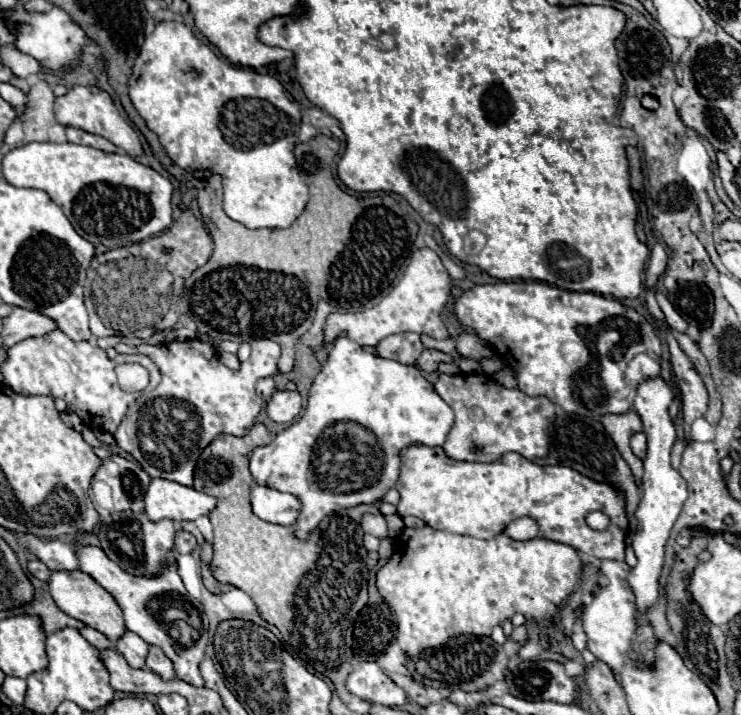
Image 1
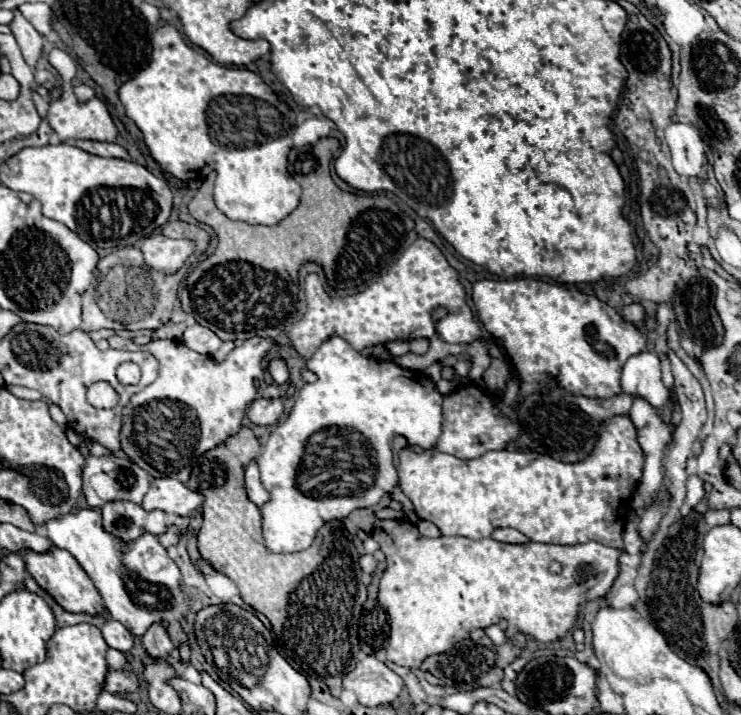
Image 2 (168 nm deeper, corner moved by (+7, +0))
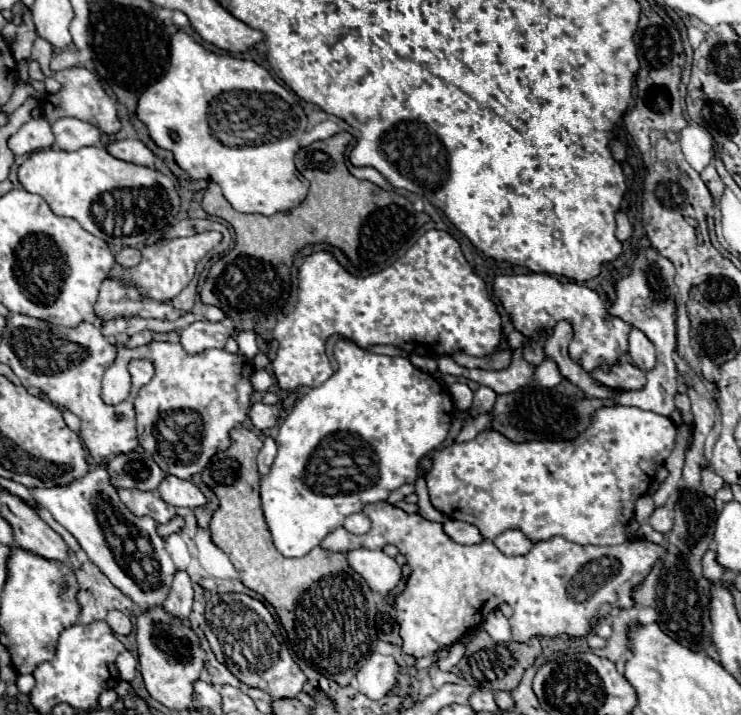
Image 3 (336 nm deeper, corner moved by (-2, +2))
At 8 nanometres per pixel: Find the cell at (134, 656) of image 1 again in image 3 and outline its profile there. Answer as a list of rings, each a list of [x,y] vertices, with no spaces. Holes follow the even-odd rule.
[[[111,610],[105,620],[107,620],[107,624],[113,628],[113,632],[119,634],[119,636],[129,636],[131,630],[133,630],[131,618],[129,618],[127,614],[119,612],[119,610]]]

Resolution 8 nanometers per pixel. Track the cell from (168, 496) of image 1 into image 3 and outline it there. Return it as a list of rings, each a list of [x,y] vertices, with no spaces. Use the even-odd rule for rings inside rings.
[[[165,476],[163,482],[157,488],[159,496],[171,504],[171,506],[185,506],[185,508],[197,508],[203,506],[207,500],[203,492],[189,480],[181,480],[175,476]]]

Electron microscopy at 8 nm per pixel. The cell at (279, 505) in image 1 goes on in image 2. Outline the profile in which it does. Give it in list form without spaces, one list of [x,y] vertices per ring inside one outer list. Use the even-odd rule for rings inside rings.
[[[252,460],[246,468],[246,490],[248,490],[248,498],[256,504],[262,506],[268,500],[268,492],[260,482],[260,472],[258,472],[258,464],[256,460]]]

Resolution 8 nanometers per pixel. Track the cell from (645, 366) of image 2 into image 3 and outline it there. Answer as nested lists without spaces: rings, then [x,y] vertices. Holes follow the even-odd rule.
[[[633,328],[629,334],[629,356],[639,370],[653,370],[657,364],[651,340],[637,328]]]

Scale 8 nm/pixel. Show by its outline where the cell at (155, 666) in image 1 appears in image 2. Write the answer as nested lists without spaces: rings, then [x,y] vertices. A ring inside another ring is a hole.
[[[152,624],[142,636],[142,642],[148,656],[152,658],[166,658],[174,648],[174,642],[166,632],[166,624]]]

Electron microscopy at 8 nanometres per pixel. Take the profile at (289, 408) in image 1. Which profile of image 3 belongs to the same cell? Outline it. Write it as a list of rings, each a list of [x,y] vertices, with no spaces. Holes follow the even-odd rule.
[[[255,402],[249,410],[249,418],[257,430],[269,430],[279,420],[279,408],[263,404],[263,402]]]

